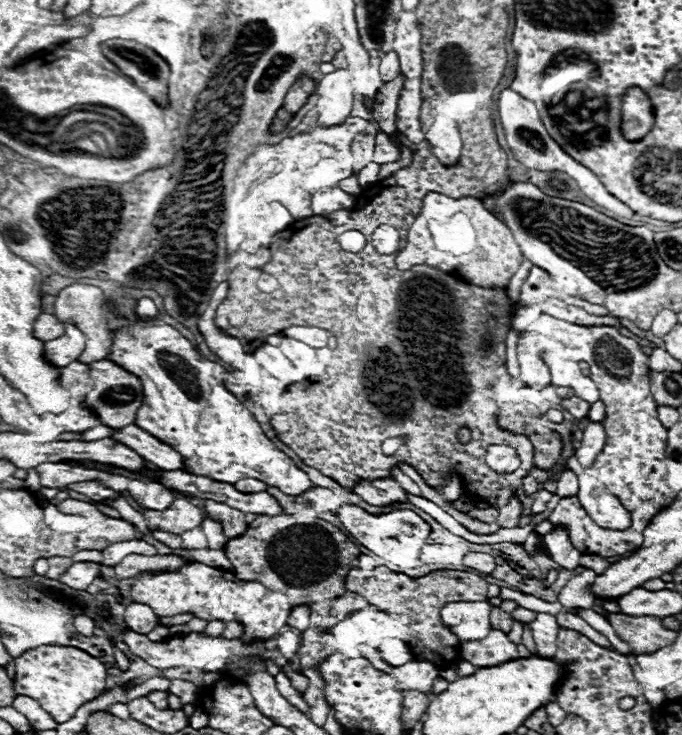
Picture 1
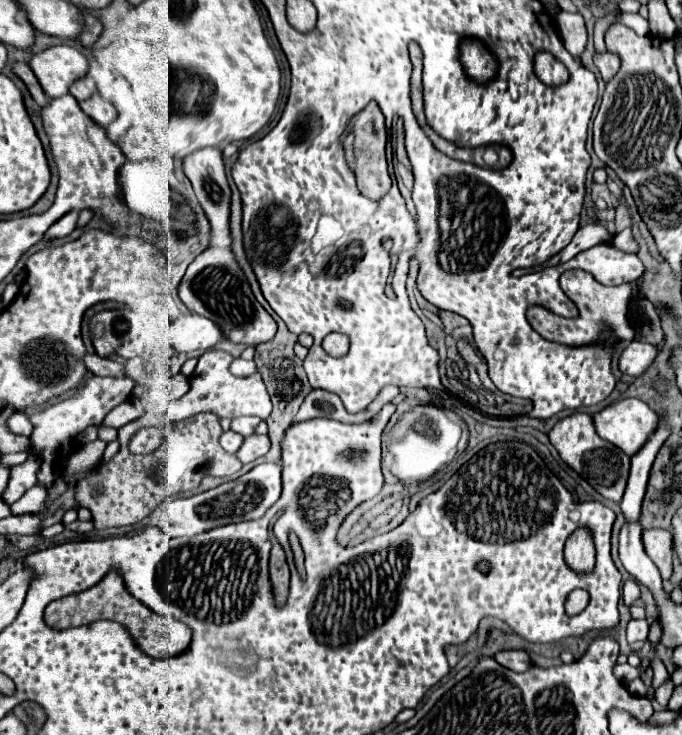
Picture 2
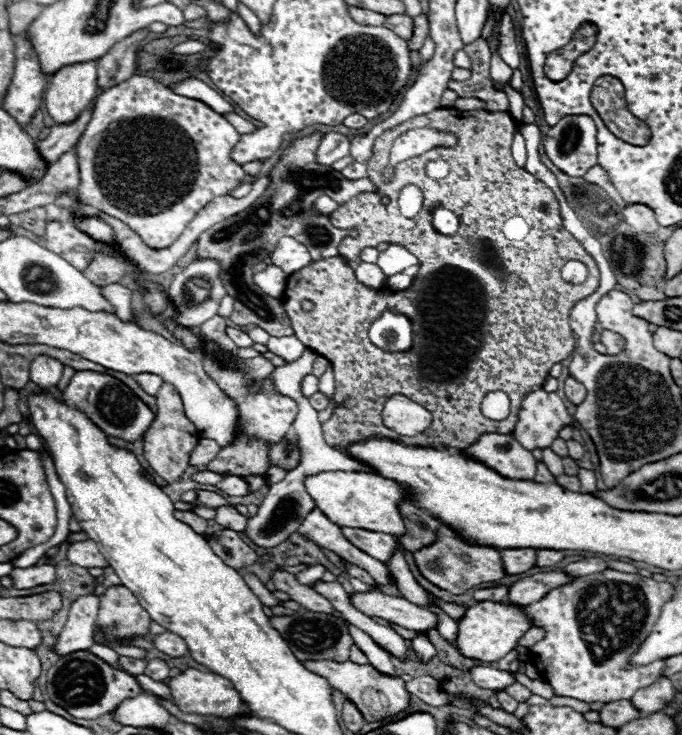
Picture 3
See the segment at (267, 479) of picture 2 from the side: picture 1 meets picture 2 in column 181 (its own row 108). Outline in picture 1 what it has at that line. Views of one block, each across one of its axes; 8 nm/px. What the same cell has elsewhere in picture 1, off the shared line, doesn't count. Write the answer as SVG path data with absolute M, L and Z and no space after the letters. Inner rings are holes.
M502 90L498 96L498 116L506 134L506 142L514 154L514 158L524 164L526 168L534 168L534 170L542 170L542 172L566 172L570 178L576 180L576 184L580 186L582 194L588 196L592 202L596 202L598 206L604 206L610 212L618 212L618 216L624 218L632 218L632 210L620 202L618 198L614 198L604 186L602 182L596 178L596 174L592 174L592 170L588 170L586 166L580 166L580 162L576 162L570 154L564 154L564 150L560 148L560 144L546 132L540 114L534 106L534 102L522 98L520 94L516 94L514 90Z

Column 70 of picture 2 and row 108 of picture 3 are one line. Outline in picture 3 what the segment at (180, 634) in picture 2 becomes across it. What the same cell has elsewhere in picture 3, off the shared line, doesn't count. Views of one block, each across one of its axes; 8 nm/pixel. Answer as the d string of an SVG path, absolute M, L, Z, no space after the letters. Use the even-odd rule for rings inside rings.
M600 76L592 86L592 106L610 128L610 132L630 144L642 146L650 142L648 126L630 114L624 100L624 86L614 76ZM606 94L606 96L600 96Z

